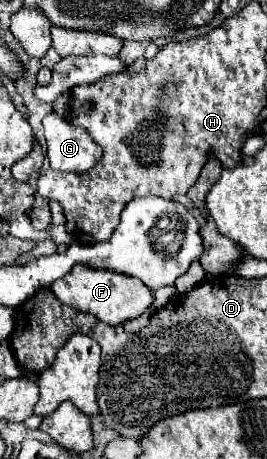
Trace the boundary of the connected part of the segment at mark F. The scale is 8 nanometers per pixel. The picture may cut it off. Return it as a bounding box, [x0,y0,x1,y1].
[50,264,154,324]

